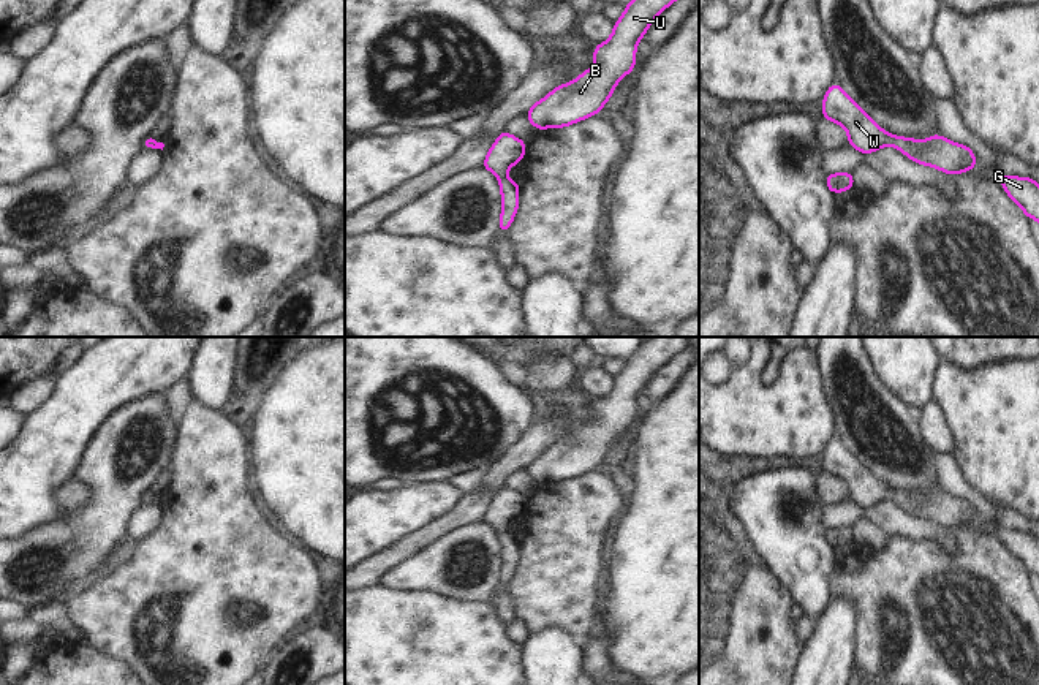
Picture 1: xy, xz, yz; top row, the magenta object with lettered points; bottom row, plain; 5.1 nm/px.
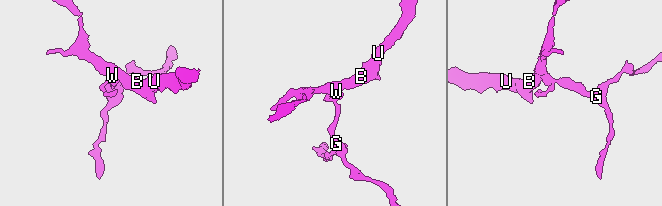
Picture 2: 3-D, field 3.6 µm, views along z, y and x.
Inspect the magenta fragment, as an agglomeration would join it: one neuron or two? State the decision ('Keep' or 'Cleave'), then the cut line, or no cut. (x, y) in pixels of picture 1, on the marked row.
Keep. No split.

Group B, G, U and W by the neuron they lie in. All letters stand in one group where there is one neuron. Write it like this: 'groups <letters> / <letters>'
groups B G U W

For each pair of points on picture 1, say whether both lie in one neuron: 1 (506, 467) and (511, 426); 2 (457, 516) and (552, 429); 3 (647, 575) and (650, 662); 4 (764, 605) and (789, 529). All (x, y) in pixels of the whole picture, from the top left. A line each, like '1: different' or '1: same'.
1: different
2: same
3: same
4: different

